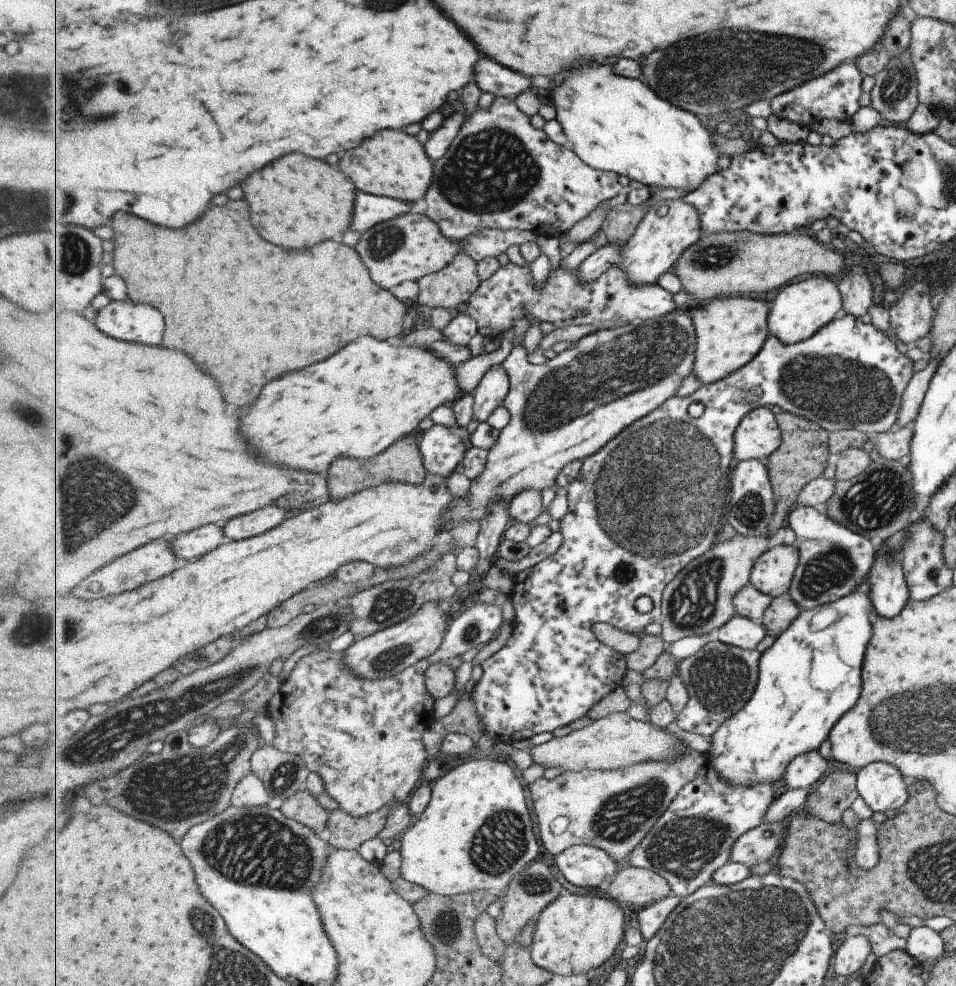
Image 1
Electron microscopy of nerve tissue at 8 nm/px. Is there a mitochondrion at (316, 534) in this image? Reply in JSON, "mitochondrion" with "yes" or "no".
{"mitochondrion":"no"}

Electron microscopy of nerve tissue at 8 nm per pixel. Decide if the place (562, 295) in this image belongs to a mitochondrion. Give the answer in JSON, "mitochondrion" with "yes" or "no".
{"mitochondrion":"yes"}

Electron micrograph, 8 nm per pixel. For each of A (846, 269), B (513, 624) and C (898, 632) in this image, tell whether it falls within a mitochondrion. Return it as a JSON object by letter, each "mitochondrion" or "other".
{"A":"other","B":"other","C":"other"}

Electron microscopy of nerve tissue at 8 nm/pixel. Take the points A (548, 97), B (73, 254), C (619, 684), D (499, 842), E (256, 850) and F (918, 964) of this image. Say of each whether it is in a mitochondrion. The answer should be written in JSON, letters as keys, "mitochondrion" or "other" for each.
{"A":"other","B":"mitochondrion","C":"other","D":"mitochondrion","E":"mitochondrion","F":"other"}

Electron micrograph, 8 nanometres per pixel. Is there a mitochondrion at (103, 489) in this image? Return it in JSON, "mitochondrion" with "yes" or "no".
{"mitochondrion":"yes"}

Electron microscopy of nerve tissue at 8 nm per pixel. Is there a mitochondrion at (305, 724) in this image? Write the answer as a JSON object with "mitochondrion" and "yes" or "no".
{"mitochondrion":"yes"}

